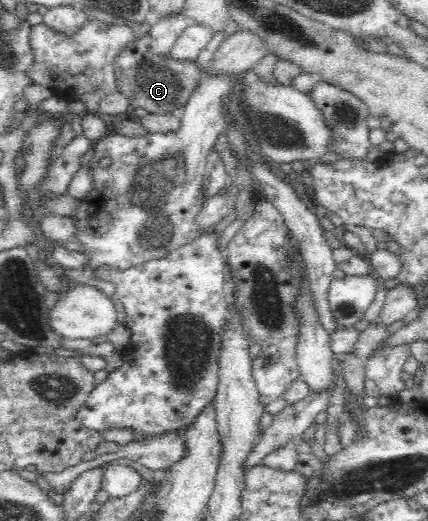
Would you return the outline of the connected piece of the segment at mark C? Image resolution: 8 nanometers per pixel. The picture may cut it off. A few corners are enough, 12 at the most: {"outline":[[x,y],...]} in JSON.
{"outline":[[146,40],[115,57],[130,107],[181,112],[201,79],[194,61],[153,55]]}

